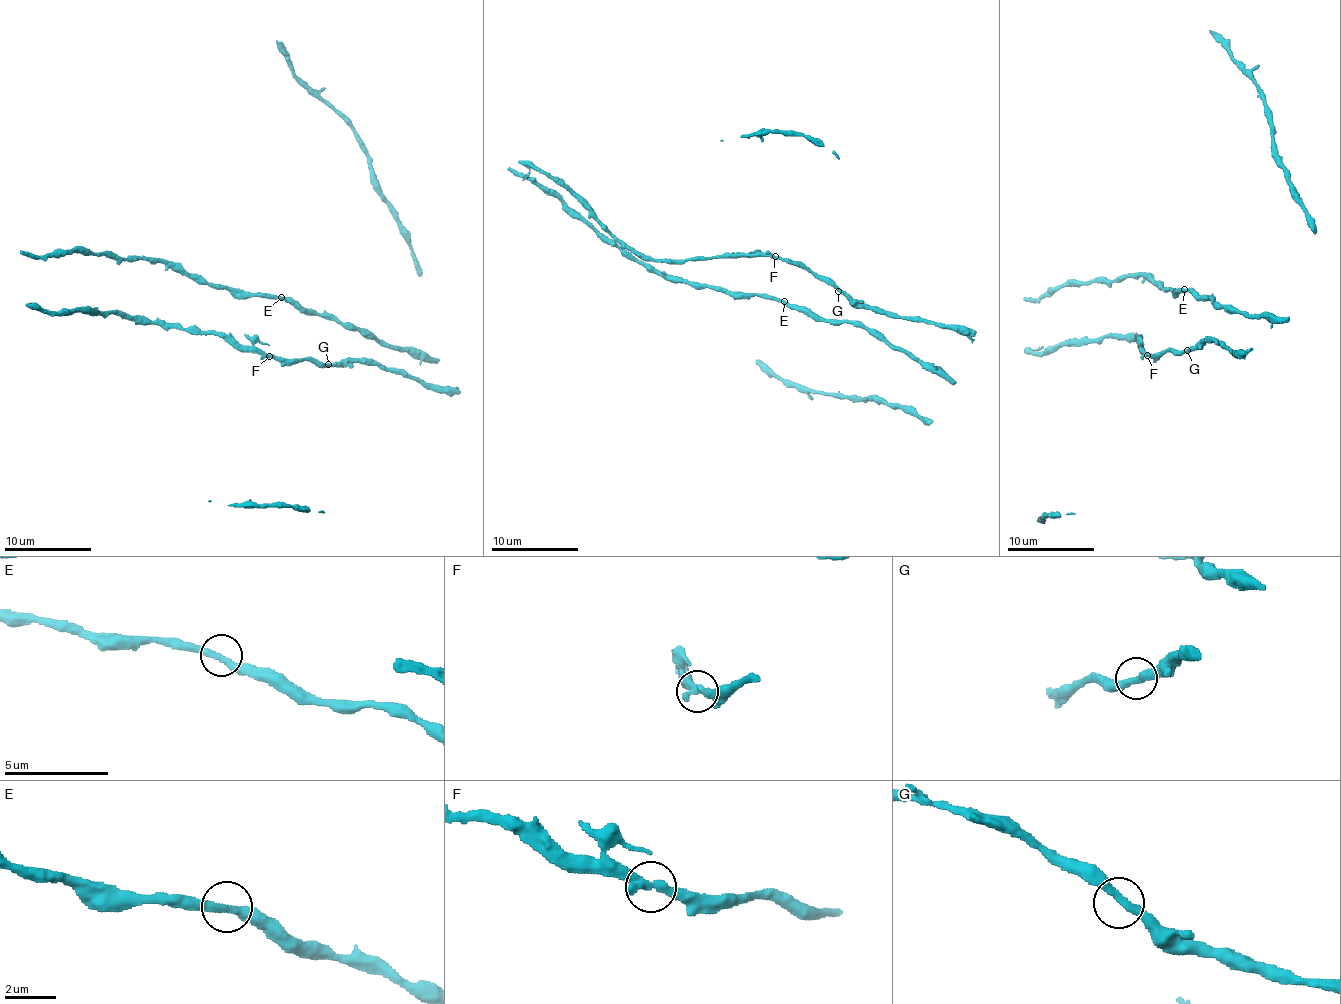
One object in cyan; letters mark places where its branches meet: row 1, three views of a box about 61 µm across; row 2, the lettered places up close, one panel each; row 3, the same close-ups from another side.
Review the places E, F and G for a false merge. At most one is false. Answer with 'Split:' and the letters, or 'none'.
Split: none

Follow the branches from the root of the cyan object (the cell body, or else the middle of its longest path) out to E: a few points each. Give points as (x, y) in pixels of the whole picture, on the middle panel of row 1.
E: (876, 334), (849, 323), (809, 317), (784, 301)

